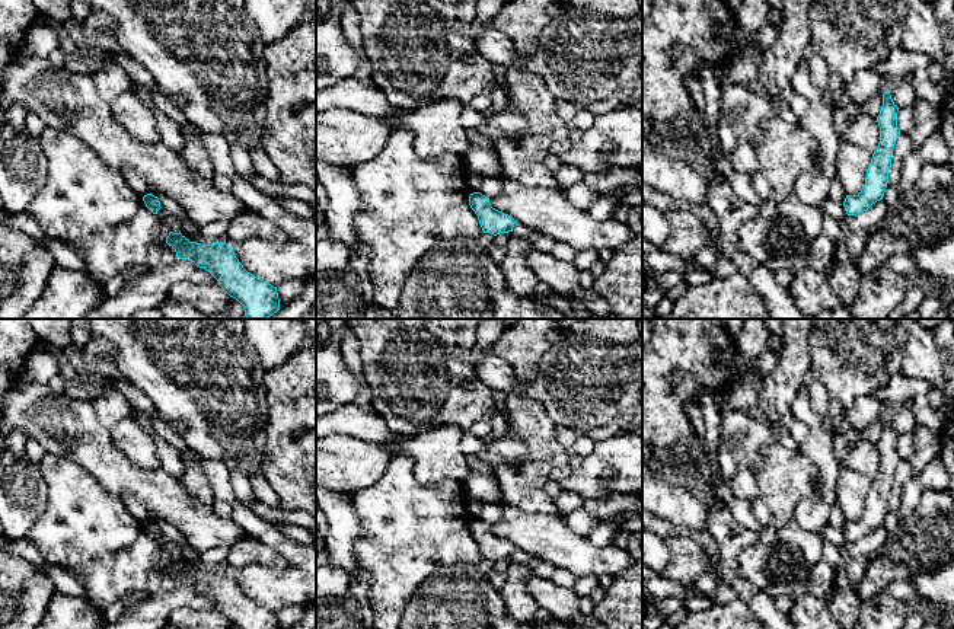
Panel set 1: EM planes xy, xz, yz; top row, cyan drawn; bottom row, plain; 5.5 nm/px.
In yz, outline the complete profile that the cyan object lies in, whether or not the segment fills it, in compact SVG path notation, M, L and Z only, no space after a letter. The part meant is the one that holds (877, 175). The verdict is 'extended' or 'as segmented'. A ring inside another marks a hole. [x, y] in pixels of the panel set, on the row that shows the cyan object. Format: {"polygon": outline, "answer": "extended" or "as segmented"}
{"polygon": "M888 90L883 95L883 106L877 122L880 127L880 143L872 154L867 170L865 185L858 195L846 195L843 207L848 215L856 215L867 211L872 204L883 199L888 170L891 166L891 154L900 130L897 127L899 108L894 105Z", "answer": "as segmented"}

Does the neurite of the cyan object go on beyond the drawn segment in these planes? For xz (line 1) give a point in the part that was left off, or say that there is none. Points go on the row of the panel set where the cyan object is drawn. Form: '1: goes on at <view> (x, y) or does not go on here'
1: does not go on here

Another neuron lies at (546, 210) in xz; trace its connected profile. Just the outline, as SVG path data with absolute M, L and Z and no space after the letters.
M501 178L501 194L491 198L489 204L517 223L569 245L577 252L615 249L632 239L626 223L612 217L600 221L591 218L584 210L574 207L562 189L526 186Z

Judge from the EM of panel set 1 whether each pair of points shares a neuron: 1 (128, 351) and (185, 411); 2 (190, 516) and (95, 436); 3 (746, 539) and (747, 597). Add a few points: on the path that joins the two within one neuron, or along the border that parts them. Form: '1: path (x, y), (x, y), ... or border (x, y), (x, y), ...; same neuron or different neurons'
1: path (143, 366), (174, 396); same neuron
2: path (163, 497), (156, 489), (131, 481), (112, 462); same neuron
3: path (731, 551), (730, 574), (737, 583); same neuron

